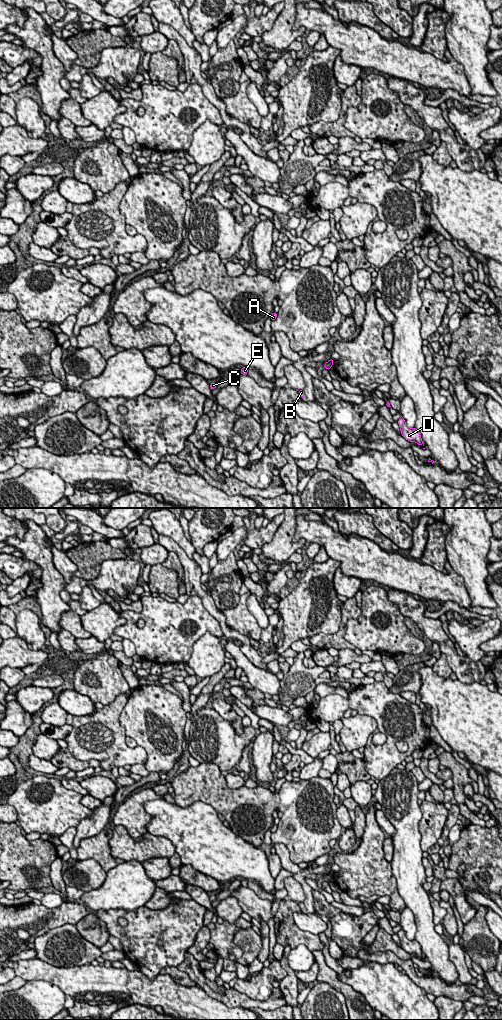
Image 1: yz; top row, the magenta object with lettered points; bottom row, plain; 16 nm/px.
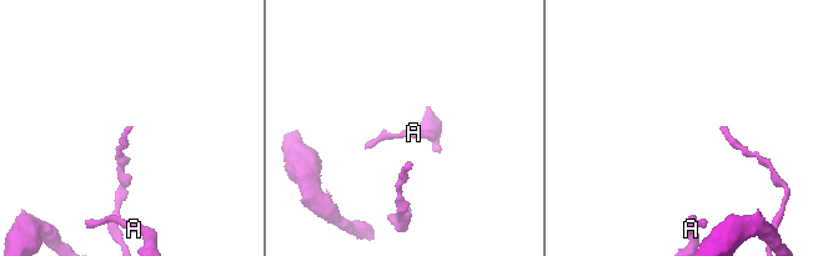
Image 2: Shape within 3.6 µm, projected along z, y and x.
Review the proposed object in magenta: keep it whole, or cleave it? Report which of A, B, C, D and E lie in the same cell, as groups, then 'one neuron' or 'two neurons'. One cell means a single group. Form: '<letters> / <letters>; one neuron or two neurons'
A B C E / D; two neurons

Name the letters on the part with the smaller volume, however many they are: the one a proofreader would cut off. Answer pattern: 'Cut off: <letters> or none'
Cut off: D

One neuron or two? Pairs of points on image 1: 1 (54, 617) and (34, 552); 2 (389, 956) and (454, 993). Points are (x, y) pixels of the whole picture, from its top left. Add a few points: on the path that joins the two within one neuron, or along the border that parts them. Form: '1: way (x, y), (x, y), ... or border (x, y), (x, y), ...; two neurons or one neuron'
1: way (50, 601), (50, 574), (48, 568); one neuron
2: way (405, 966), (419, 981), (438, 987); one neuron

